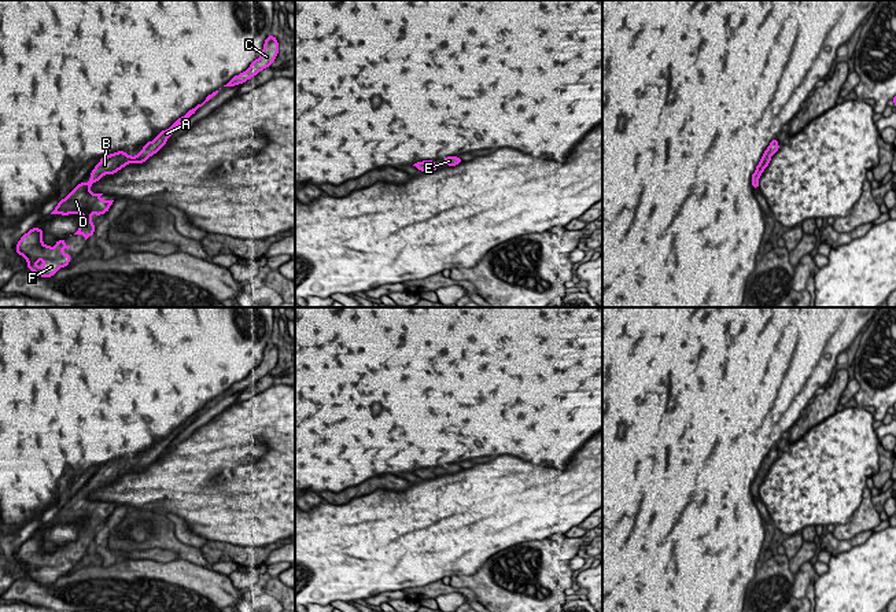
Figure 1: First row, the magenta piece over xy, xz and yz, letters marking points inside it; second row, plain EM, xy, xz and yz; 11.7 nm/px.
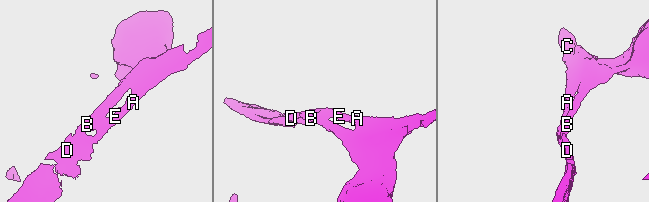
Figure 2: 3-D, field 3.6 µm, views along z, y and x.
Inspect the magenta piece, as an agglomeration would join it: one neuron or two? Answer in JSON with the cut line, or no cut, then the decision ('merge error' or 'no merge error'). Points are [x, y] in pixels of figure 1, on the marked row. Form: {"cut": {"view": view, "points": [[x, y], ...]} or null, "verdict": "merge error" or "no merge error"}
{"cut": null, "verdict": "no merge error"}

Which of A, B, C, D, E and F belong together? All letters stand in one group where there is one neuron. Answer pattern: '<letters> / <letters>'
A B C D E F

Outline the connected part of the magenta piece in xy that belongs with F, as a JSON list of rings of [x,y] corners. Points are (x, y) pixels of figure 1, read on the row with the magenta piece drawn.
[[[37,226],[25,233],[16,244],[16,252],[27,262],[27,269],[41,277],[54,276],[60,268],[70,263],[70,254],[64,254],[66,240],[58,240],[55,247],[43,243],[43,229]]]

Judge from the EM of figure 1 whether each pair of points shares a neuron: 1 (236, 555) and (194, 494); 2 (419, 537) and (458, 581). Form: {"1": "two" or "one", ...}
{"1": "two", "2": "two"}

